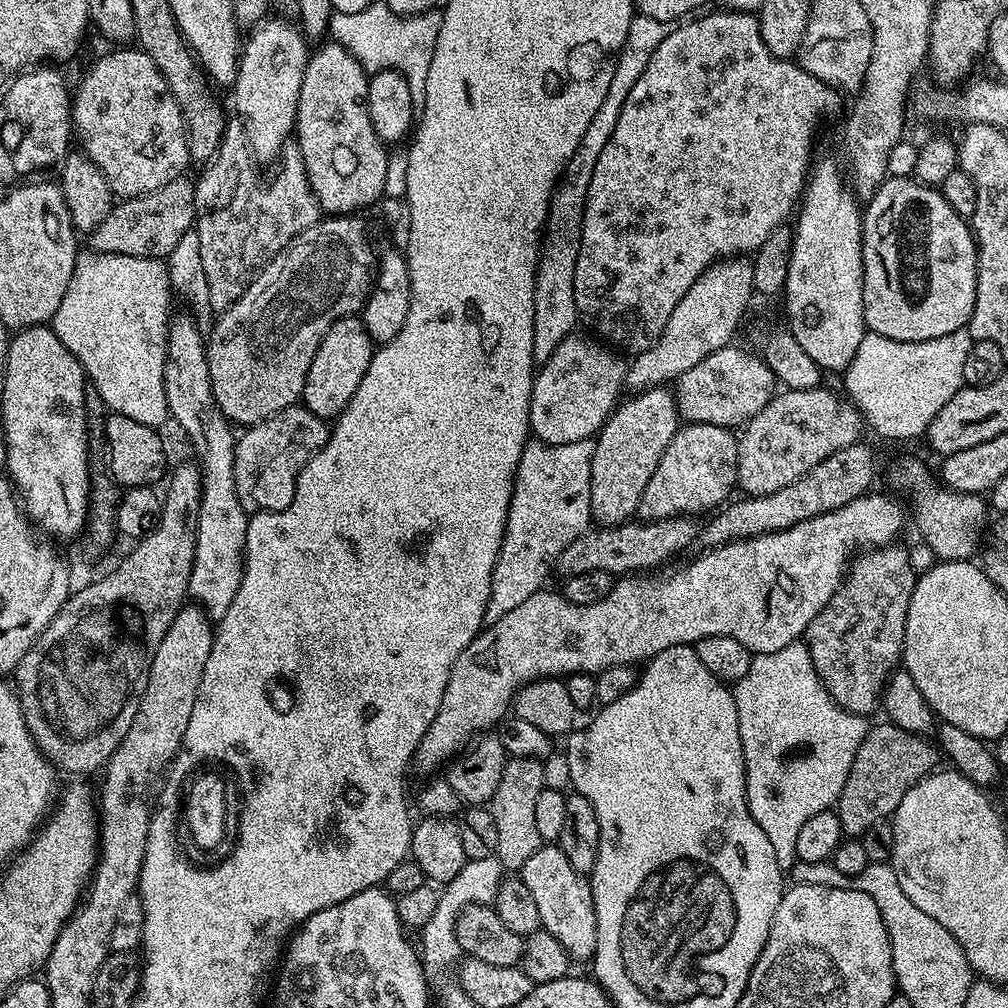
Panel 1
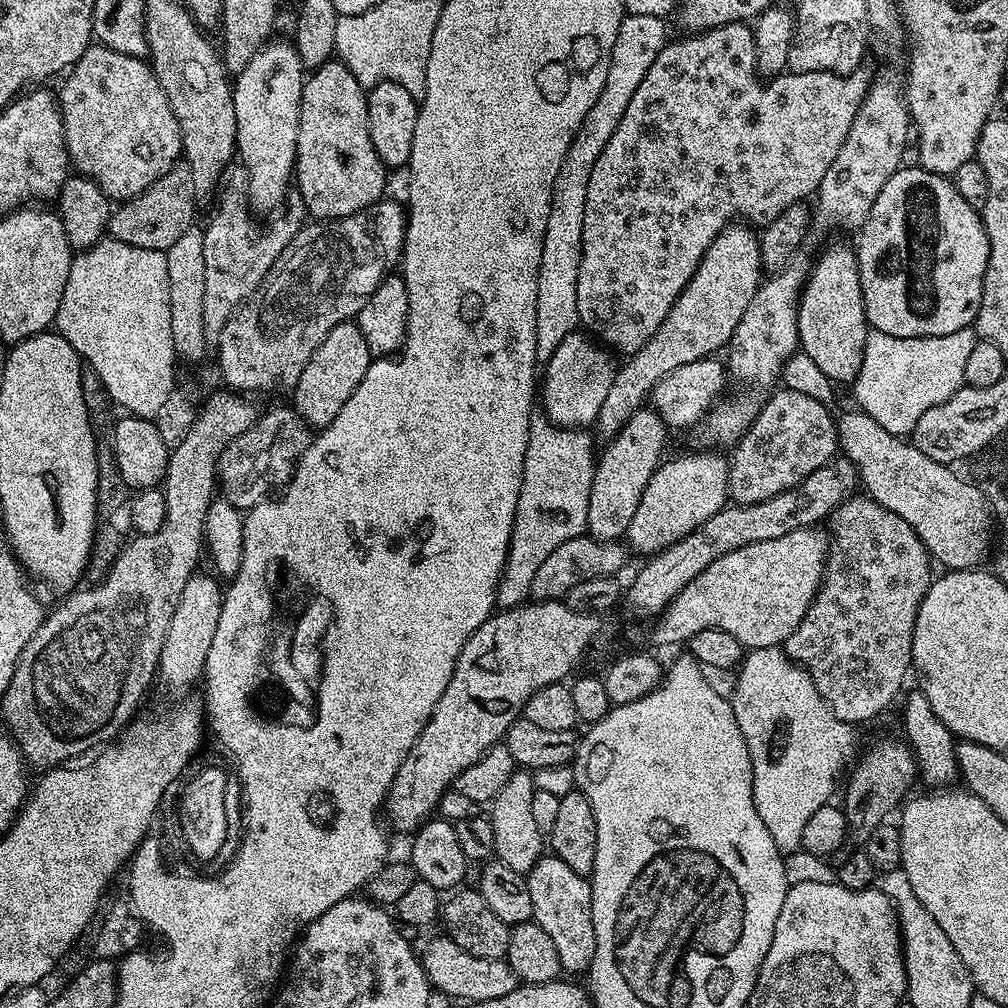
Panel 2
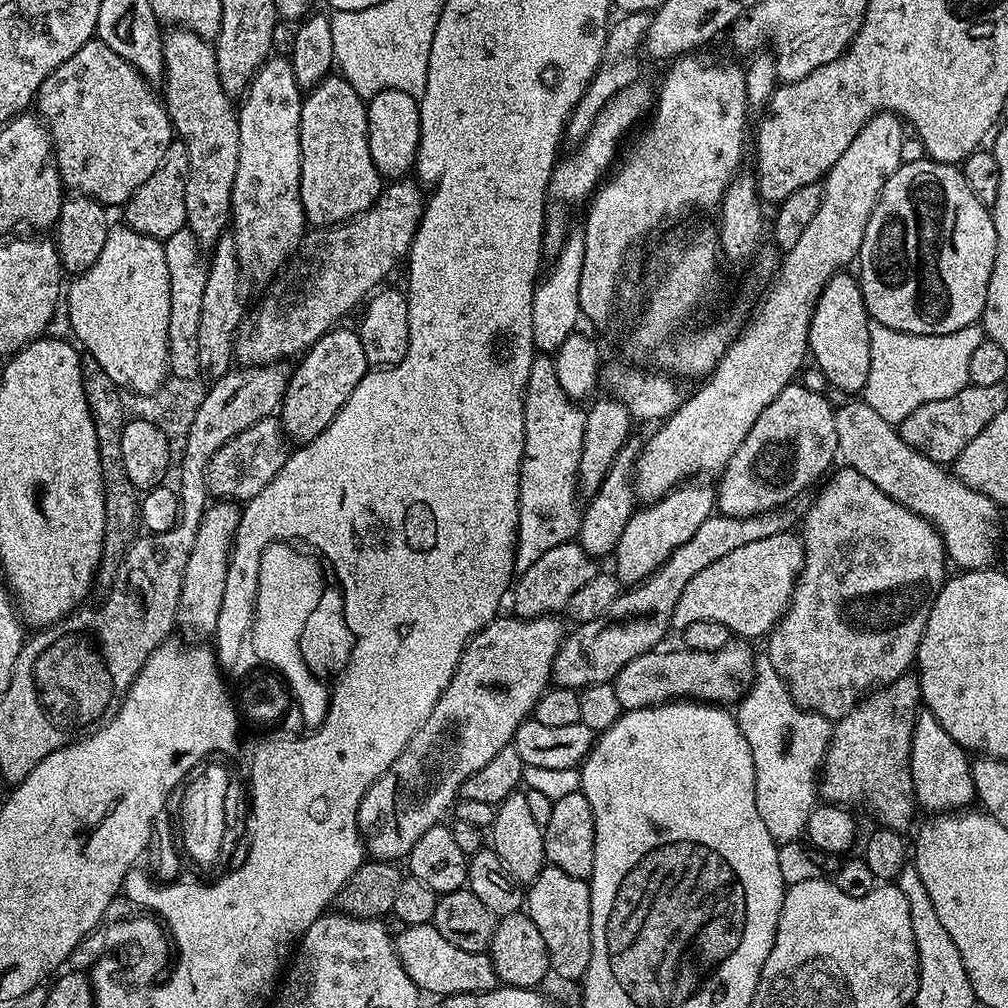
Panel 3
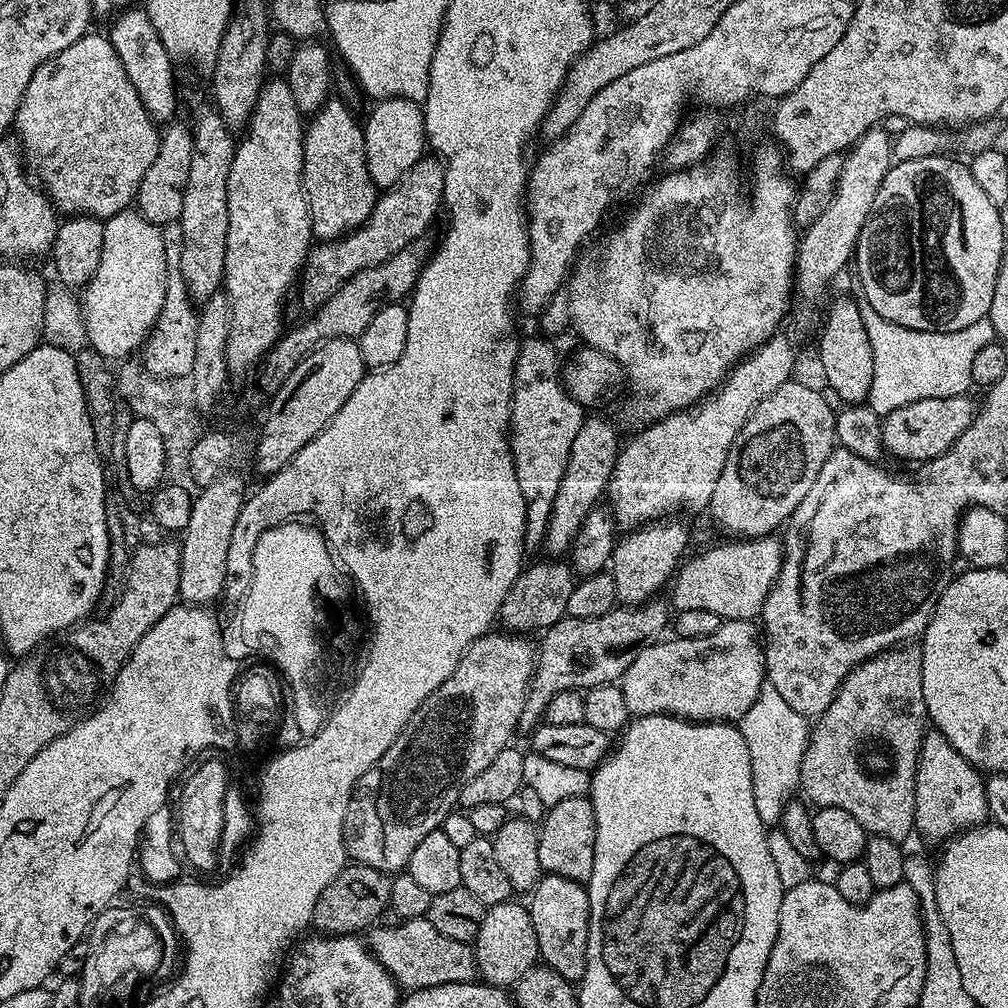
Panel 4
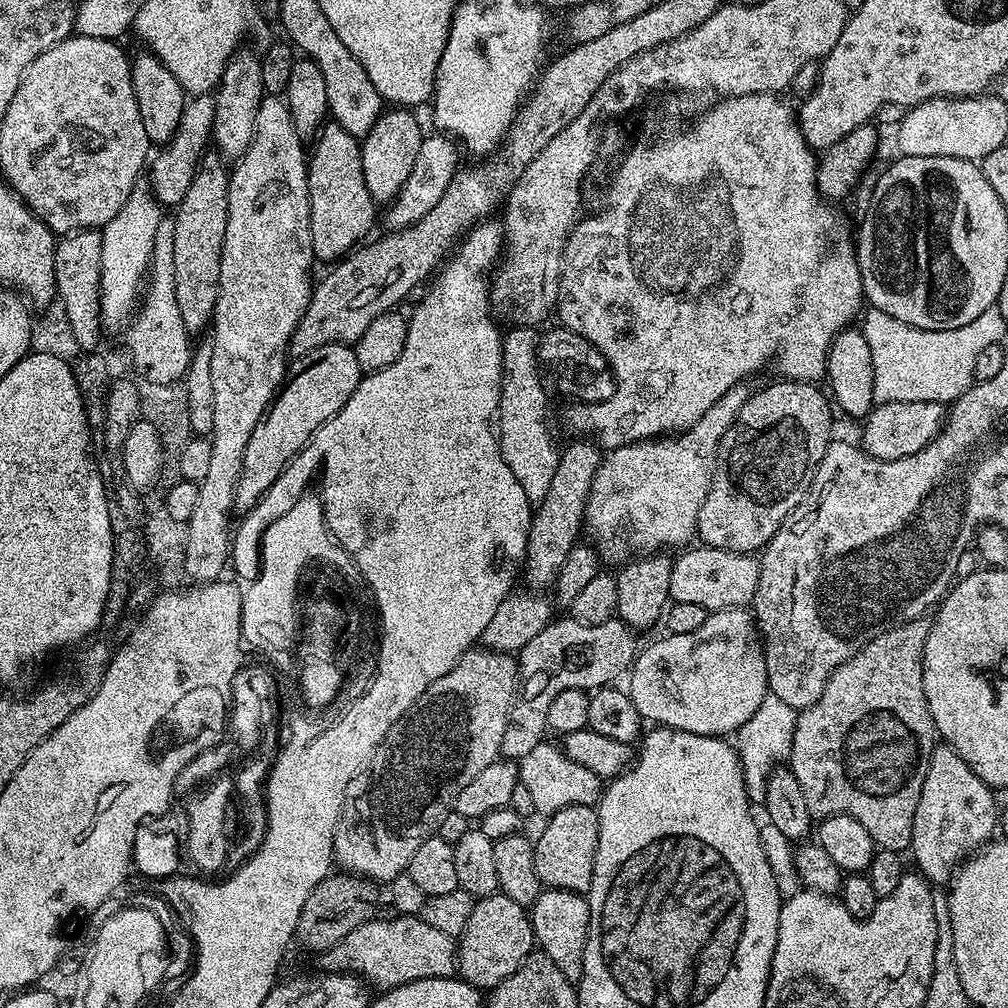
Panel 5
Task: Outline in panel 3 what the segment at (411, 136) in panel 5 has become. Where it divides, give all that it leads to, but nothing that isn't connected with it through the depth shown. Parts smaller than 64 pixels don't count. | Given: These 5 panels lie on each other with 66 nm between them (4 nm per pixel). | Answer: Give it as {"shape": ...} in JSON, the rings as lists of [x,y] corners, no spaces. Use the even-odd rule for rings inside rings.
{"shape":[[[382,90],[367,101],[366,107],[370,158],[374,158],[374,166],[380,171],[381,177],[389,181],[407,177],[416,167],[416,151],[420,145],[419,99],[402,94],[402,90]]]}

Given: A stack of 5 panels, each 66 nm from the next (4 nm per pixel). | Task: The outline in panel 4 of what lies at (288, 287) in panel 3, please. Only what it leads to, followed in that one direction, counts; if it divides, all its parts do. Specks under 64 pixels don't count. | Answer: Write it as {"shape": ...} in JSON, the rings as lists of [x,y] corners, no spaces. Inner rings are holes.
{"shape":[[[425,154],[418,163],[410,166],[406,174],[392,188],[379,193],[374,210],[368,221],[362,227],[354,229],[347,236],[341,236],[338,240],[320,242],[308,253],[308,261],[304,264],[303,273],[298,281],[298,293],[300,292],[300,304],[307,310],[315,310],[323,306],[329,298],[342,287],[352,276],[357,276],[362,270],[373,268],[375,264],[386,262],[398,250],[408,248],[417,243],[420,236],[432,224],[436,211],[441,211],[444,199],[444,166],[435,155]]]}

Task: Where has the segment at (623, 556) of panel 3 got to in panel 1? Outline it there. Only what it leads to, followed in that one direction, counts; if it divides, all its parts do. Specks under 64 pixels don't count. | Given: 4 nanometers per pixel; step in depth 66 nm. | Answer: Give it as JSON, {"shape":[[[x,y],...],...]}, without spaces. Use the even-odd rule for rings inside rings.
{"shape":[[[685,423],[677,428],[670,446],[666,446],[662,458],[658,458],[658,467],[650,482],[646,482],[646,490],[642,490],[639,519],[665,520],[696,512],[711,513],[733,495],[737,474],[738,440],[729,429],[713,424]]]}

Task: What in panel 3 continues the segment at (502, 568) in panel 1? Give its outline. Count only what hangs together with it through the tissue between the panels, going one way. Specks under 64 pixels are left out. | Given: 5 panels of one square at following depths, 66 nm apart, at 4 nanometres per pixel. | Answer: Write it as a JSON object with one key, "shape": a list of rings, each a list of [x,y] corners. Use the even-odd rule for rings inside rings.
{"shape":[[[538,354],[532,360],[530,366],[530,378],[528,384],[524,387],[524,453],[522,454],[522,462],[520,463],[520,493],[518,494],[518,530],[516,531],[516,568],[523,570],[534,566],[534,562],[538,562],[538,558],[542,558],[542,554],[546,554],[546,550],[554,550],[554,546],[569,543],[580,531],[580,518],[582,515],[581,501],[576,501],[578,497],[578,485],[580,483],[580,475],[578,474],[578,462],[582,462],[582,434],[586,434],[586,412],[575,399],[572,399],[564,392],[562,383],[559,382],[558,370],[556,369],[556,361],[551,355]]]}

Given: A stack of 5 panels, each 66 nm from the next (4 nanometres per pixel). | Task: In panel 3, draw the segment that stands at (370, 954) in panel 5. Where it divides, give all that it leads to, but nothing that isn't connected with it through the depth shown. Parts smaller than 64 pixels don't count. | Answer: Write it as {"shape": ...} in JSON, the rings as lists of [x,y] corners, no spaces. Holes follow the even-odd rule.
{"shape":[[[409,924],[395,933],[396,953],[410,978],[416,983],[421,993],[428,992],[435,998],[457,996],[463,992],[488,992],[497,987],[496,971],[488,952],[471,952],[461,950],[438,934],[431,924]]]}

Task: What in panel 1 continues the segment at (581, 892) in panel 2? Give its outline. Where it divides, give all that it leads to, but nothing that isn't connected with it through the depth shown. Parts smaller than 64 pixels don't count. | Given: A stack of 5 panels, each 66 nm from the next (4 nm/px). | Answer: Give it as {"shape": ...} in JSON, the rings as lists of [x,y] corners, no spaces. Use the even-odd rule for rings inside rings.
{"shape":[[[552,842],[545,843],[526,861],[526,866],[518,869],[518,879],[534,894],[534,903],[538,905],[540,927],[554,934],[562,950],[566,950],[569,961],[591,961],[598,946],[598,918],[594,910],[594,898],[589,877],[574,870],[566,854]]]}

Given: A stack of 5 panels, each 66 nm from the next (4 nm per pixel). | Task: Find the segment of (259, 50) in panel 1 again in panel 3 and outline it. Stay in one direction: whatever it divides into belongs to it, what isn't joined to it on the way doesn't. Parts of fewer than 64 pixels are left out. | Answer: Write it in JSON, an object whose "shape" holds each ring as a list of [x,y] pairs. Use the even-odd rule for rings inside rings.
{"shape":[[[273,55],[256,71],[238,104],[240,117],[240,145],[238,146],[238,174],[232,187],[231,231],[236,237],[236,253],[245,277],[268,282],[288,263],[306,235],[304,207],[300,201],[300,115],[302,89],[294,78],[291,59]]]}

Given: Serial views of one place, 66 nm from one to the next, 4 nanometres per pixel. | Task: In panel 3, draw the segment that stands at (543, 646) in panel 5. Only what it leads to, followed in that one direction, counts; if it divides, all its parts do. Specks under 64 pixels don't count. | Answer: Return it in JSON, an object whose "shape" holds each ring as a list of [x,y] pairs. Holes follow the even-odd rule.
{"shape":[[[785,506],[771,508],[760,516],[708,516],[690,542],[682,542],[682,546],[678,546],[654,574],[621,595],[618,601],[619,607],[624,607],[621,616],[591,620],[580,624],[577,632],[569,631],[565,635],[552,663],[552,680],[561,688],[577,690],[591,684],[613,683],[626,662],[634,662],[634,658],[653,651],[659,645],[656,643],[670,632],[674,606],[678,606],[678,598],[682,598],[682,590],[686,590],[686,582],[690,582],[694,574],[702,574],[706,566],[726,558],[730,550],[739,550],[750,542],[762,542],[762,538],[774,538],[774,534],[792,532],[798,524],[798,516],[792,510]]]}

